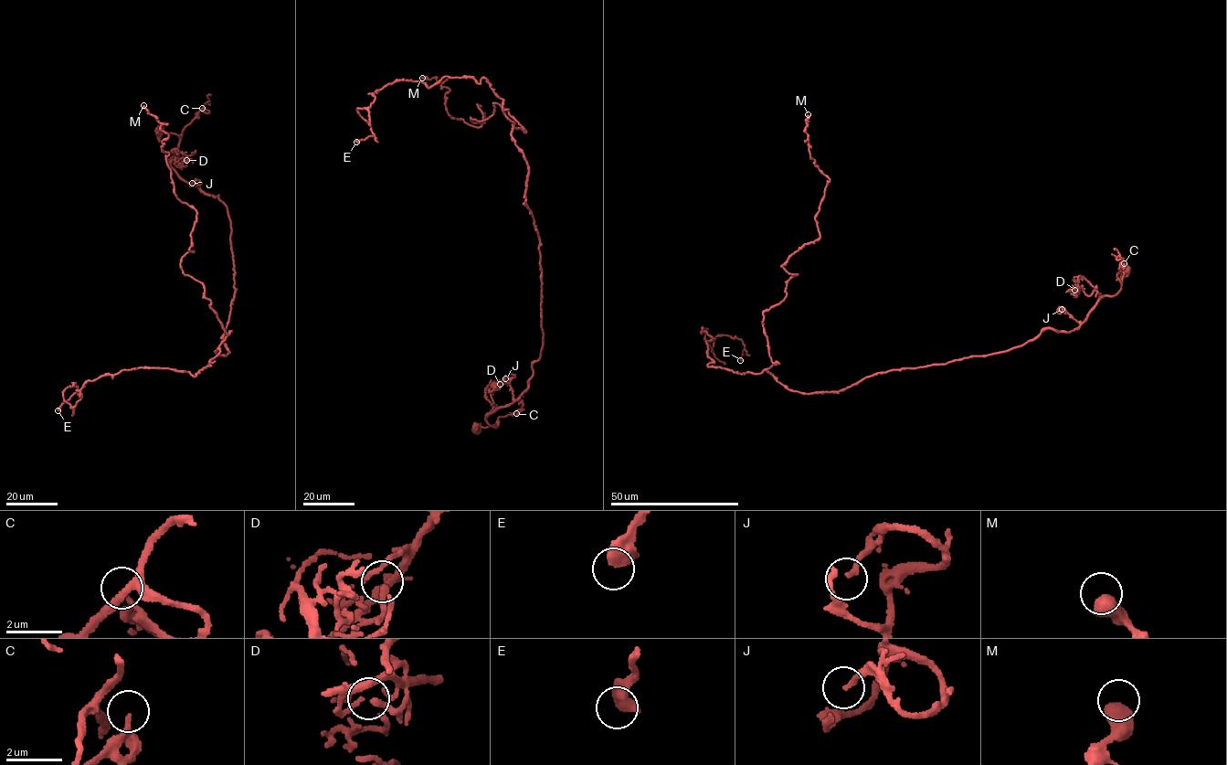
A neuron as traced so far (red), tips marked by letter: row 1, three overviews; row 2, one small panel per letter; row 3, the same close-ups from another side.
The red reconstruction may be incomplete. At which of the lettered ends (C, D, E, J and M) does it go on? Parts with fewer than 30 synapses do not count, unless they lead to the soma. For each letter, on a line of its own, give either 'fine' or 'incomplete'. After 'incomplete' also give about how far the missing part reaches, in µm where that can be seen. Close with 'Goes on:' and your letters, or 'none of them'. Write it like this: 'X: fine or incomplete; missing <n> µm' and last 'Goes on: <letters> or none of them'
C: fine
D: fine
E: fine
J: fine
M: fine
Goes on: none of them

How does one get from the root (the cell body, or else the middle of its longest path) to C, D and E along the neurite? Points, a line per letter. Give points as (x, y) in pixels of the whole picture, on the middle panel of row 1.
C: (476, 429), (496, 426), (498, 418), (523, 409), (516, 413)
D: (476, 429), (497, 428), (490, 425), (485, 418), (493, 408), (491, 393), (500, 384)
E: (476, 429), (543, 346), (514, 122), (485, 78), (395, 80), (356, 142)

